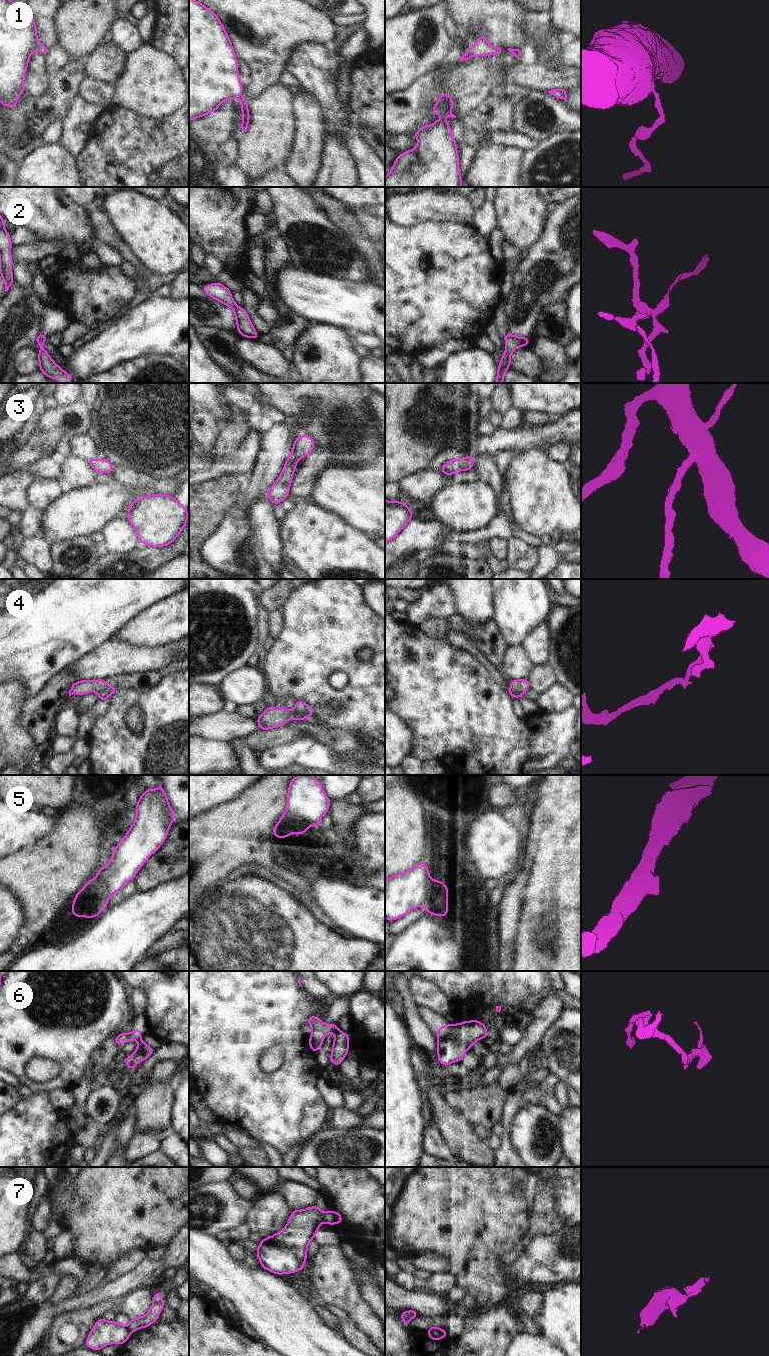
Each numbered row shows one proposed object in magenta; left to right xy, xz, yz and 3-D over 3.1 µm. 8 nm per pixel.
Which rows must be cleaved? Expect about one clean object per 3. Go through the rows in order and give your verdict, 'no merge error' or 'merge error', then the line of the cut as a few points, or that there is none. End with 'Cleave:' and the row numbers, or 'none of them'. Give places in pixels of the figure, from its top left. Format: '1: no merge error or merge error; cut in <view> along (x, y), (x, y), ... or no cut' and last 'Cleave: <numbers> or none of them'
1: no merge error; no cut
2: merge error; cut in xz along (237, 306), (234, 309)
3: no merge error; no cut
4: merge error; cut in xz along (294, 709), (297, 713), (304, 714), (307, 717)
5: no merge error; no cut
6: merge error; cut in yz along (441, 1027), (443, 1036), (439, 1038)
7: merge error; cut in xz along (324, 1213), (322, 1219)
Cleave: 2, 4, 6, 7

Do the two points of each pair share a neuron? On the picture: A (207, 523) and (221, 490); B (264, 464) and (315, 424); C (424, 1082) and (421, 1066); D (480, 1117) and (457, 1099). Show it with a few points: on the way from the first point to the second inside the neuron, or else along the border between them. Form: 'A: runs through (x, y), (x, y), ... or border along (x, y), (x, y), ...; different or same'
A: runs through (207, 515), (207, 505), (214, 498); same
B: border along (286, 416), (307, 418), (297, 435); different
C: runs through (424, 1078), (422, 1070); same
D: runs through (474, 1111), (463, 1100); same

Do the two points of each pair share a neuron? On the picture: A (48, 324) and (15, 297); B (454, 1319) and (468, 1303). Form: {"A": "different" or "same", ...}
{"A": "different", "B": "same"}

